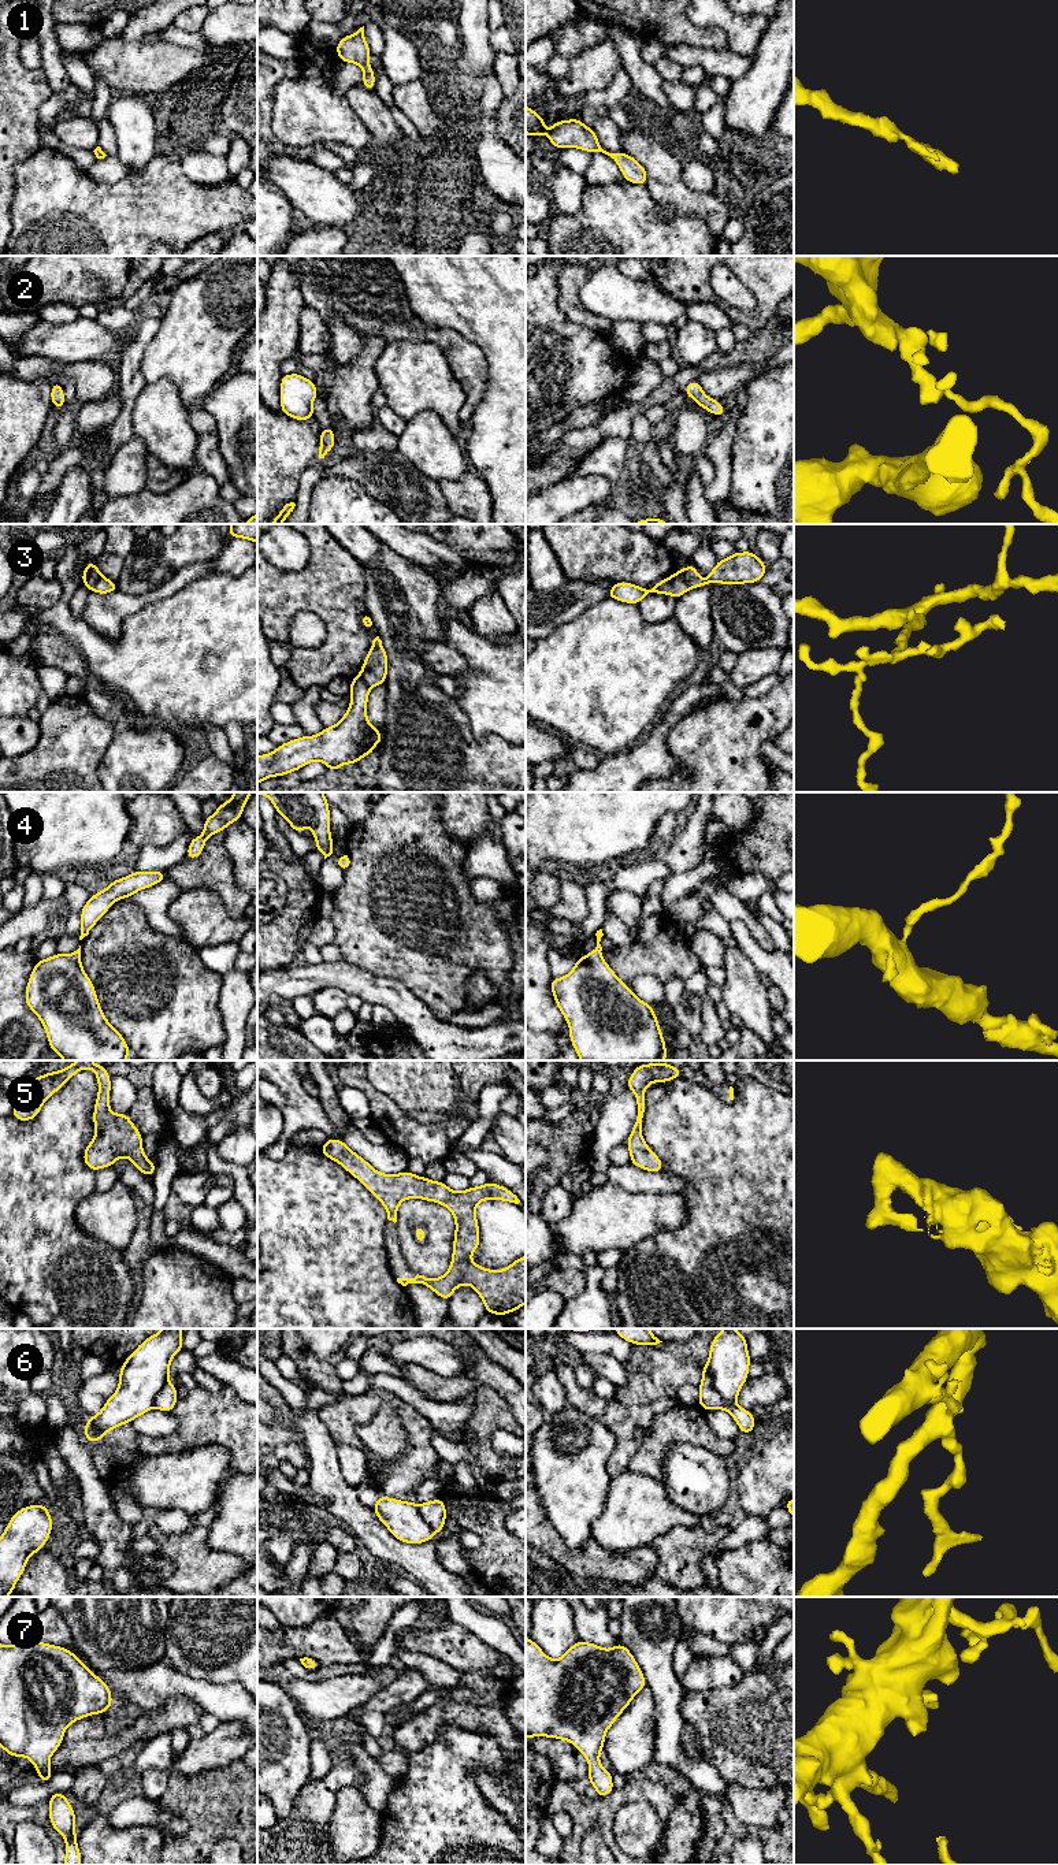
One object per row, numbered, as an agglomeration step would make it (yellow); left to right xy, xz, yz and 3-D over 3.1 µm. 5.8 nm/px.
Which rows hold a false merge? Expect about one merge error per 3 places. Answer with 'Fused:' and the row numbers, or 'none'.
Fused: 3, 6

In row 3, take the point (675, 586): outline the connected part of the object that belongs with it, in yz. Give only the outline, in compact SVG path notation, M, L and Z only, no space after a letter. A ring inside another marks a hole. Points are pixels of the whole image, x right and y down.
M678 569L672 576L660 580L650 590L628 582L613 583L612 588L608 591L608 598L639 605L639 602L649 594L667 594L680 599L680 597L688 590L688 584L683 579L682 572Z

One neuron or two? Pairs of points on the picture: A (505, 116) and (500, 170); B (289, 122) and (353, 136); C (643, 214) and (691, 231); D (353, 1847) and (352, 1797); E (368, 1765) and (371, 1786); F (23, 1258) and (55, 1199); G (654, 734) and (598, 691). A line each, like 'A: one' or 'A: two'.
A: two
B: one
C: one
D: one
E: one
F: one
G: two

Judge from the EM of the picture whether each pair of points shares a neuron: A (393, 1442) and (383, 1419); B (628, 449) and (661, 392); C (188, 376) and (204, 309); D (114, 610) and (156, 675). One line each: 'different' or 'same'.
A: same
B: different
C: same
D: different

